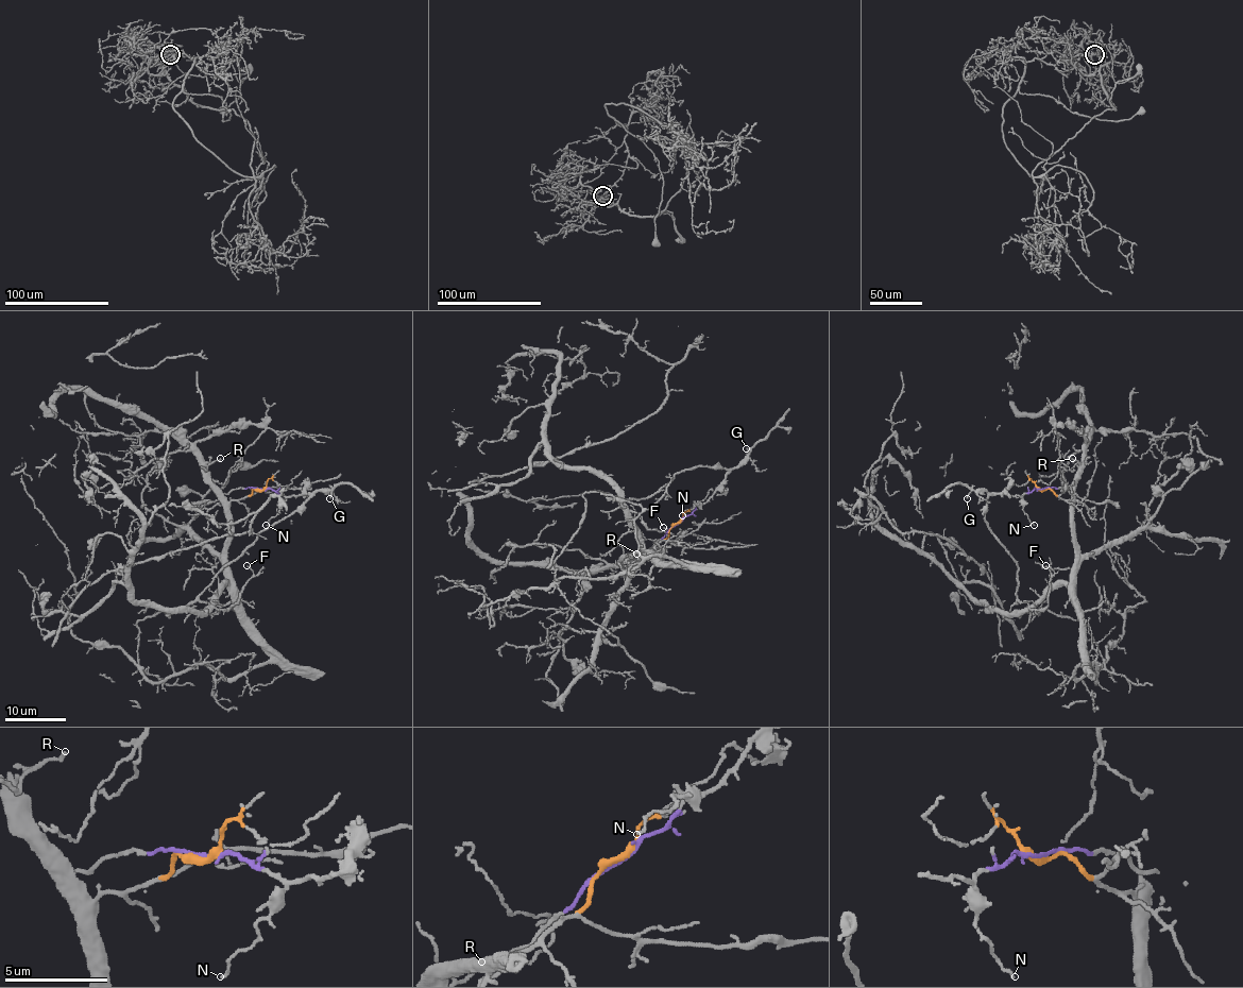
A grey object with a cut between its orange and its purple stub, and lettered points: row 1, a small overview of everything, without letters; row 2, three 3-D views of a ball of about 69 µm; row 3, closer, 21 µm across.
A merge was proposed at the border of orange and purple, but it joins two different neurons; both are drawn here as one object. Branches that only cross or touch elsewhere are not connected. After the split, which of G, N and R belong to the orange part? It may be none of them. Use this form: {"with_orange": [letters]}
{"with_orange": ["R"]}

